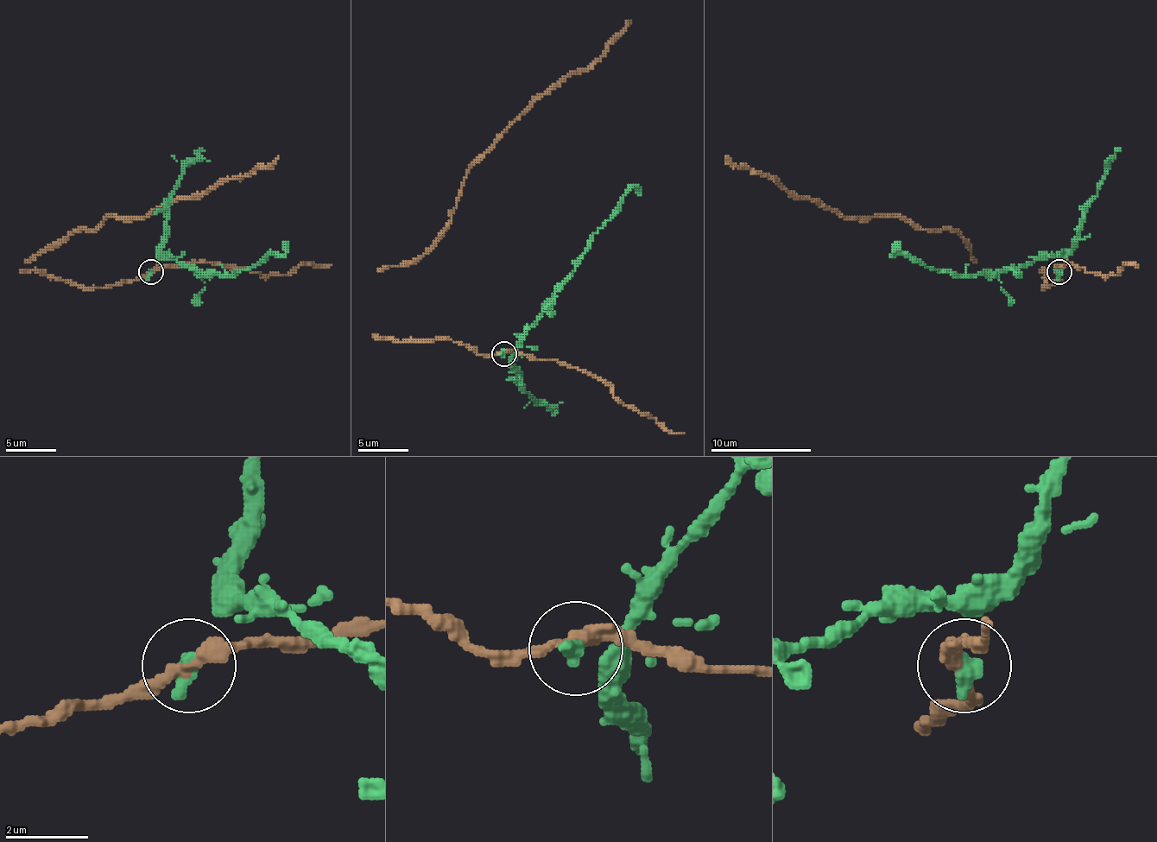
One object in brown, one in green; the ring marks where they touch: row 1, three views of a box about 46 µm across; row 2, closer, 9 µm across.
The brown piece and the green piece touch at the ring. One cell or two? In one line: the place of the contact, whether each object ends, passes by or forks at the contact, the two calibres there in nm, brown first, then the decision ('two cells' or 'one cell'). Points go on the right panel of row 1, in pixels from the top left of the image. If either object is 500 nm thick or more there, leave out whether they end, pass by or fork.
(1059, 272) | brown passes by | green ends | 320/440 nm | two cells

